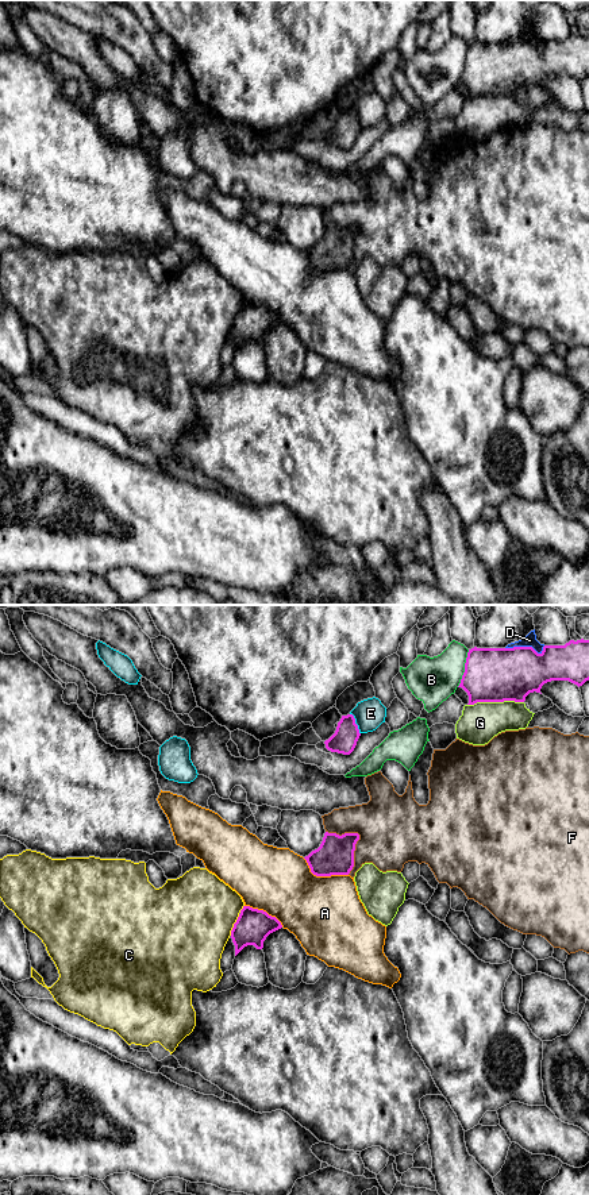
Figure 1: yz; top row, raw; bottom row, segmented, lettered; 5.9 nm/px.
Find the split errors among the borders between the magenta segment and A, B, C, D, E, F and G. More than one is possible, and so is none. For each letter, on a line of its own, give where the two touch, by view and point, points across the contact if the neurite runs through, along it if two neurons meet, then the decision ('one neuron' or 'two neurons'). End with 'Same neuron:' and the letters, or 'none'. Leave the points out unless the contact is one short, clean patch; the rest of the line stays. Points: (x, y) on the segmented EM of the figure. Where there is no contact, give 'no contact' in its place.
A: yz (323, 875) | two neurons
B: yz (465, 669) | two neurons
C: yz (234, 925) | two neurons
D: yz (526, 647) | two neurons
E: yz (355, 724) | two neurons
F: yz (358, 839) | two neurons
G: yz (495, 701) | two neurons
Same neuron: none

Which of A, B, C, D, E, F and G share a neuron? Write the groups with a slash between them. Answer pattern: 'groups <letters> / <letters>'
groups A / B / C / D / E / F / G

